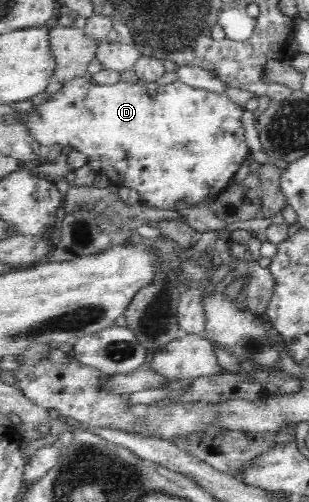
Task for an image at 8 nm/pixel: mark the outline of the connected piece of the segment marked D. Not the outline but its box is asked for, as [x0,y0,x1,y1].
[25,77,250,211]

